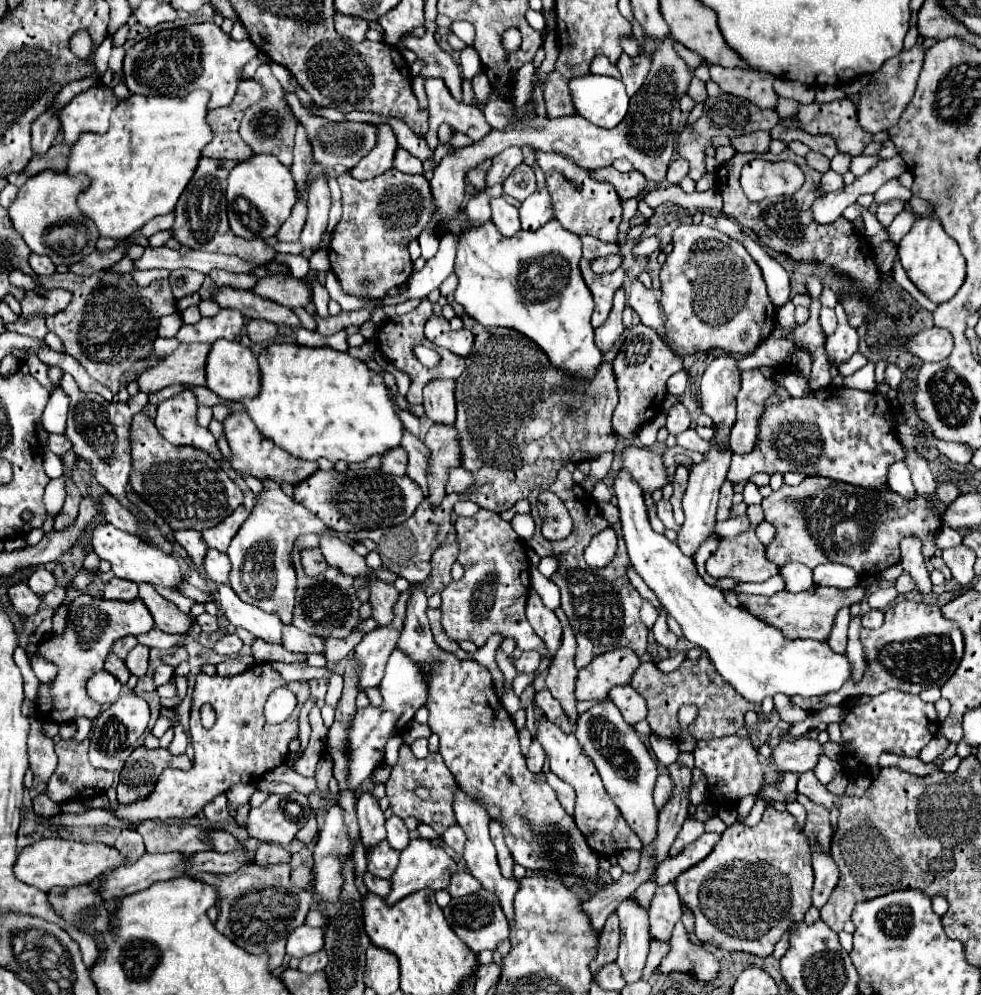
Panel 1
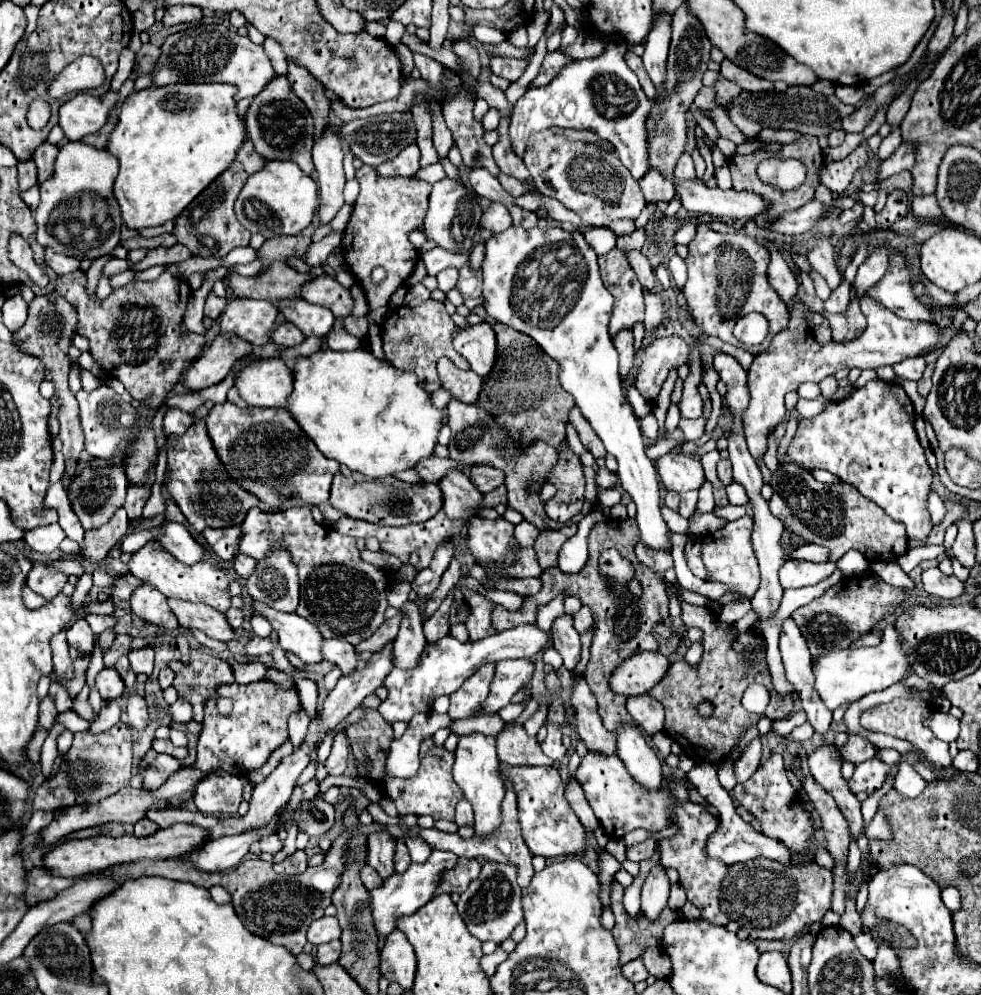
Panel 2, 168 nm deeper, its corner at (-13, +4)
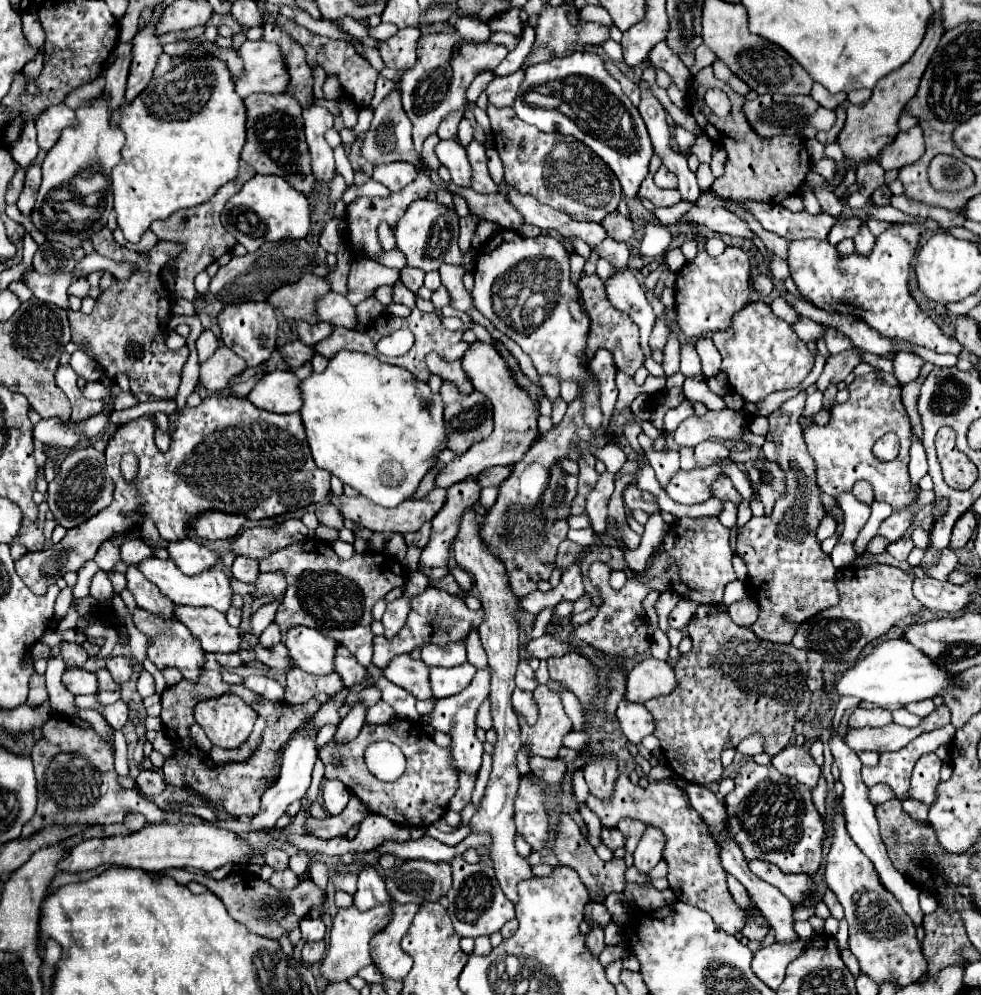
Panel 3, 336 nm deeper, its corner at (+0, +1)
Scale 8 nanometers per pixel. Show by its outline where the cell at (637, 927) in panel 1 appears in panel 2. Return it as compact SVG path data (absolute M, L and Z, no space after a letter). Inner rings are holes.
M653 865L647 879L645 879L645 885L643 885L643 891L641 891L641 911L647 919L657 919L659 913L663 911L663 907L667 905L667 899L669 899L669 877L665 873L665 867L663 865Z

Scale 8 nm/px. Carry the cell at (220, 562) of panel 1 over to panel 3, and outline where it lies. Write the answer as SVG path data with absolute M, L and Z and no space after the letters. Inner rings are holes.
M238 556L230 568L232 576L240 582L254 582L256 576L258 576L258 562L252 560L252 558L244 558L244 556Z

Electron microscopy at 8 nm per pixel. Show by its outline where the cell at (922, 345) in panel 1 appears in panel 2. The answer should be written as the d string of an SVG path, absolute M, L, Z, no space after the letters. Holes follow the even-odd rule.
M757 239L761 245L765 245L771 253L771 263L767 267L767 277L769 285L775 289L775 293L781 297L781 301L787 305L789 311L789 325L779 331L769 343L769 347L753 357L753 363L747 371L749 379L749 391L751 391L751 401L745 413L741 415L745 439L749 445L751 455L755 461L761 461L765 451L767 451L767 435L771 429L775 429L783 417L785 417L785 395L787 391L797 391L801 383L819 383L821 379L835 375L839 369L877 369L883 365L895 365L907 357L923 355L927 349L935 347L939 337L941 337L941 327L935 327L931 323L919 323L919 321L903 321L895 313L887 311L881 303L871 299L869 295L861 297L861 311L867 319L867 329L861 337L853 339L851 343L827 343L819 345L815 337L809 333L811 329L805 323L805 315L799 307L793 307L793 297L797 293L797 279L795 273L787 267L783 261L781 253L771 241Z

